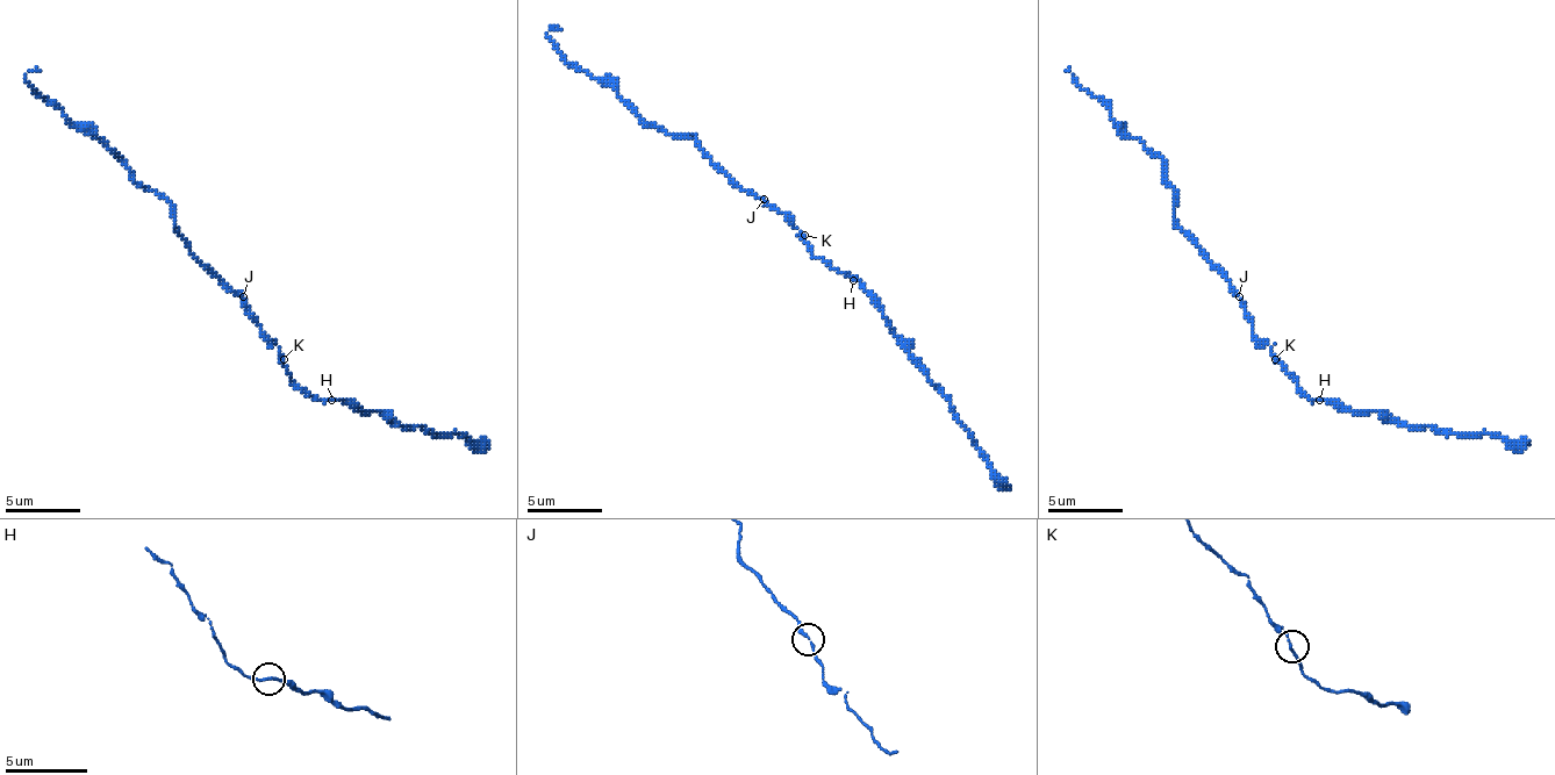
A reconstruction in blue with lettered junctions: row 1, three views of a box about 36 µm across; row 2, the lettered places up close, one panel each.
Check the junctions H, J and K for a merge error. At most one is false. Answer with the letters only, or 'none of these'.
none of these

